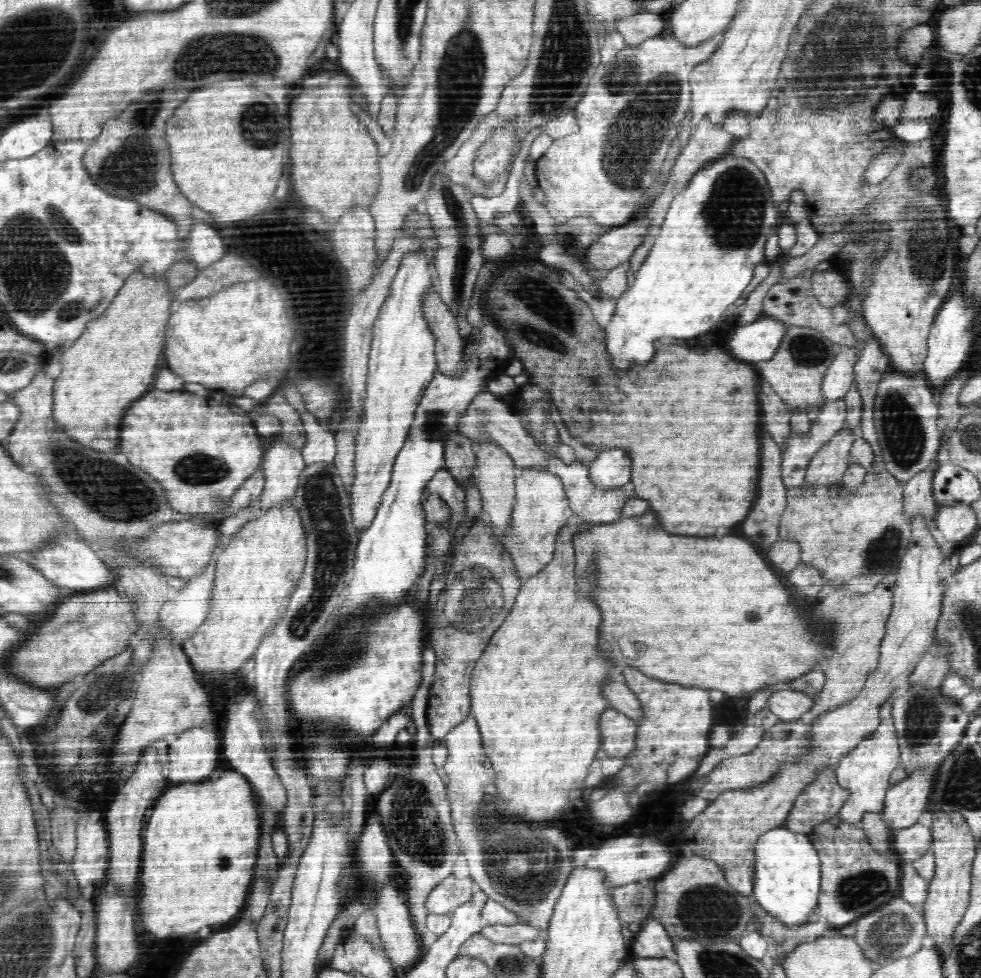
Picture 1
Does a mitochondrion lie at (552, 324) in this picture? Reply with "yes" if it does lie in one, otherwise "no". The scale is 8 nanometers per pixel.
yes

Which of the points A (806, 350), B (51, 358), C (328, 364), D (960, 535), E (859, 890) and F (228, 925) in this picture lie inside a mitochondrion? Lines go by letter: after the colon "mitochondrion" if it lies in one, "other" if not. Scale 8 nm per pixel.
A: mitochondrion
B: other
C: other
D: other
E: mitochondrion
F: other

